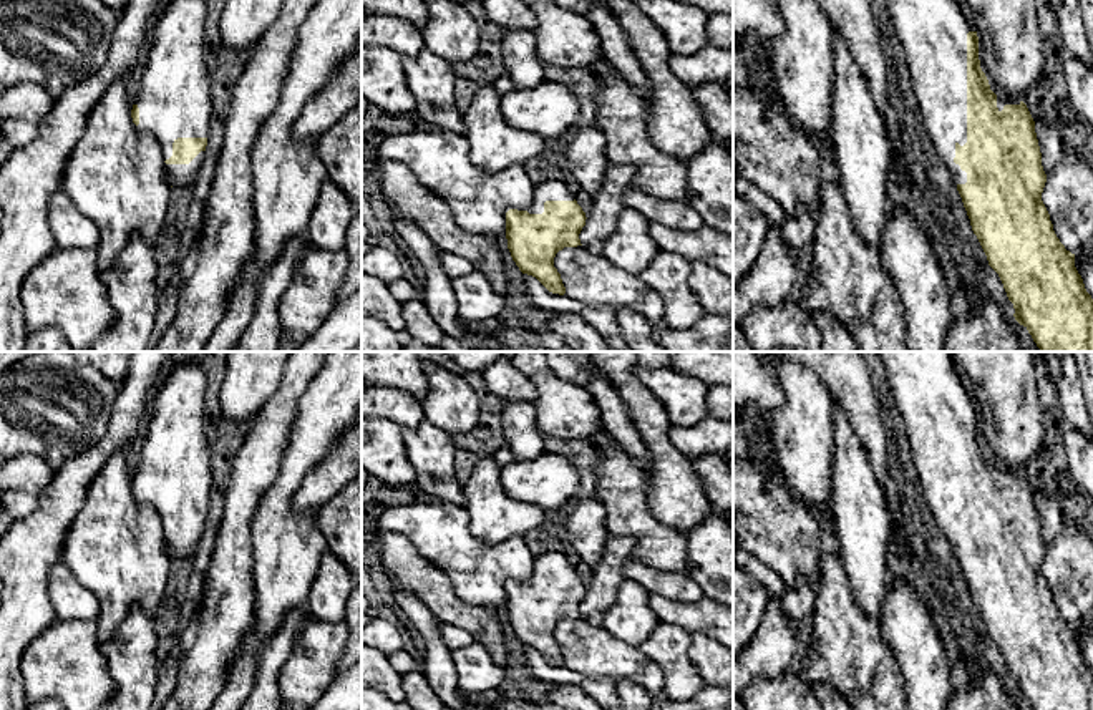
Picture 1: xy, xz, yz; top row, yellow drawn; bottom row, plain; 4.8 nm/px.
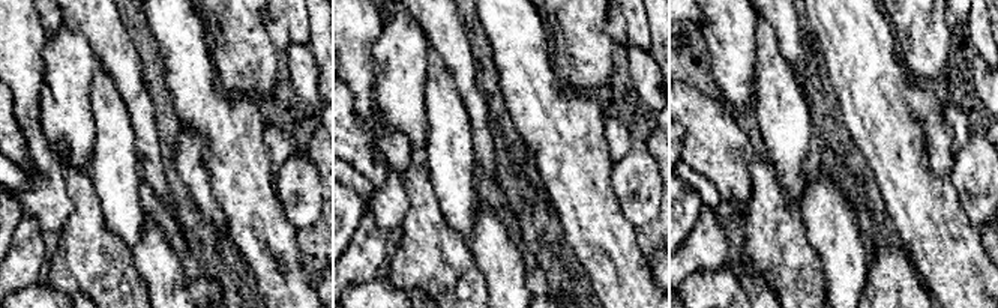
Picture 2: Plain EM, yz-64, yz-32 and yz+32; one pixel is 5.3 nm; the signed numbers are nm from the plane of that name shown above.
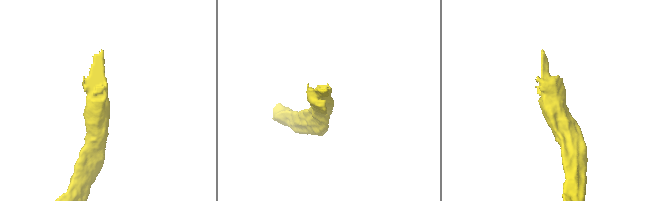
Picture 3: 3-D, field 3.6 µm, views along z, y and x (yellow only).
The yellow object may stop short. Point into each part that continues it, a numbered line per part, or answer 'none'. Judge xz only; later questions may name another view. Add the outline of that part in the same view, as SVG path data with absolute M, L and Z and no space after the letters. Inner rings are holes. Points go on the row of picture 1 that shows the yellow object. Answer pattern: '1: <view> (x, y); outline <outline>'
1: xz (556, 189); outline M551 179L534 186L532 204L529 214L542 214L546 201L574 201L566 179Z

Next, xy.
1: xy (174, 100); outline M171 0L144 55L139 108L141 133L153 134L166 159L177 138L209 138L211 76L206 65L206 0Z

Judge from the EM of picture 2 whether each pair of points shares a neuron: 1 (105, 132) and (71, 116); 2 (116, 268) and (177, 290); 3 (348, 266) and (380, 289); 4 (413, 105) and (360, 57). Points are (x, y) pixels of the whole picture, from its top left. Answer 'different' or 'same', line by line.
1: different
2: different
3: different
4: different

